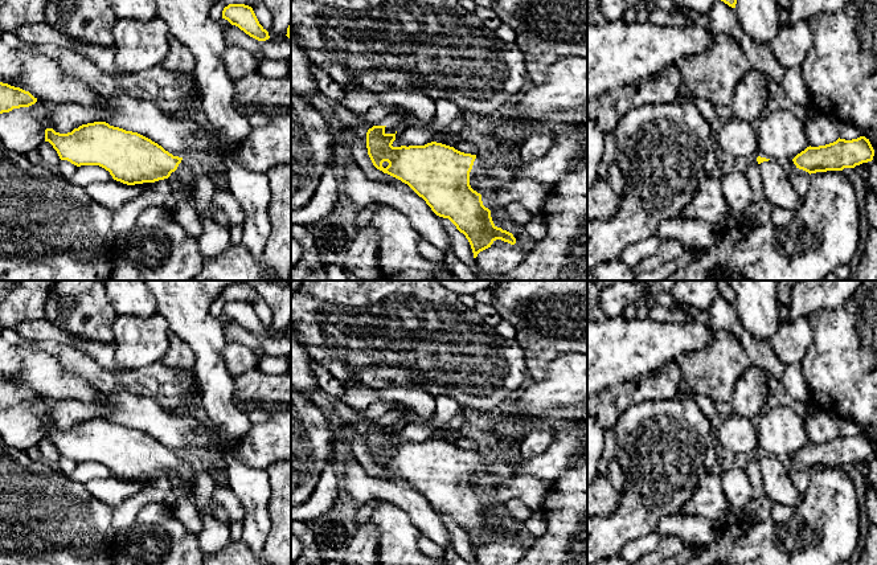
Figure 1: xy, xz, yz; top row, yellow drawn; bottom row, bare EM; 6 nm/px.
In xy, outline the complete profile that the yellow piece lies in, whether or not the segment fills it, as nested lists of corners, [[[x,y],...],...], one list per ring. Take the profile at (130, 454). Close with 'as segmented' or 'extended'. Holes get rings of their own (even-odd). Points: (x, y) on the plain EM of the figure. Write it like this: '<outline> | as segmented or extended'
[[[106,418],[82,421],[67,430],[46,425],[45,438],[53,442],[61,456],[77,463],[99,462],[108,467],[114,476],[127,482],[168,474],[180,476],[188,494],[193,491],[190,479],[202,464],[196,458],[173,453],[138,429]]] | extended

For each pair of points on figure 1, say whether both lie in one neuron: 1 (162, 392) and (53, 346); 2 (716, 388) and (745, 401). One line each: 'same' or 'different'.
1: same
2: different

